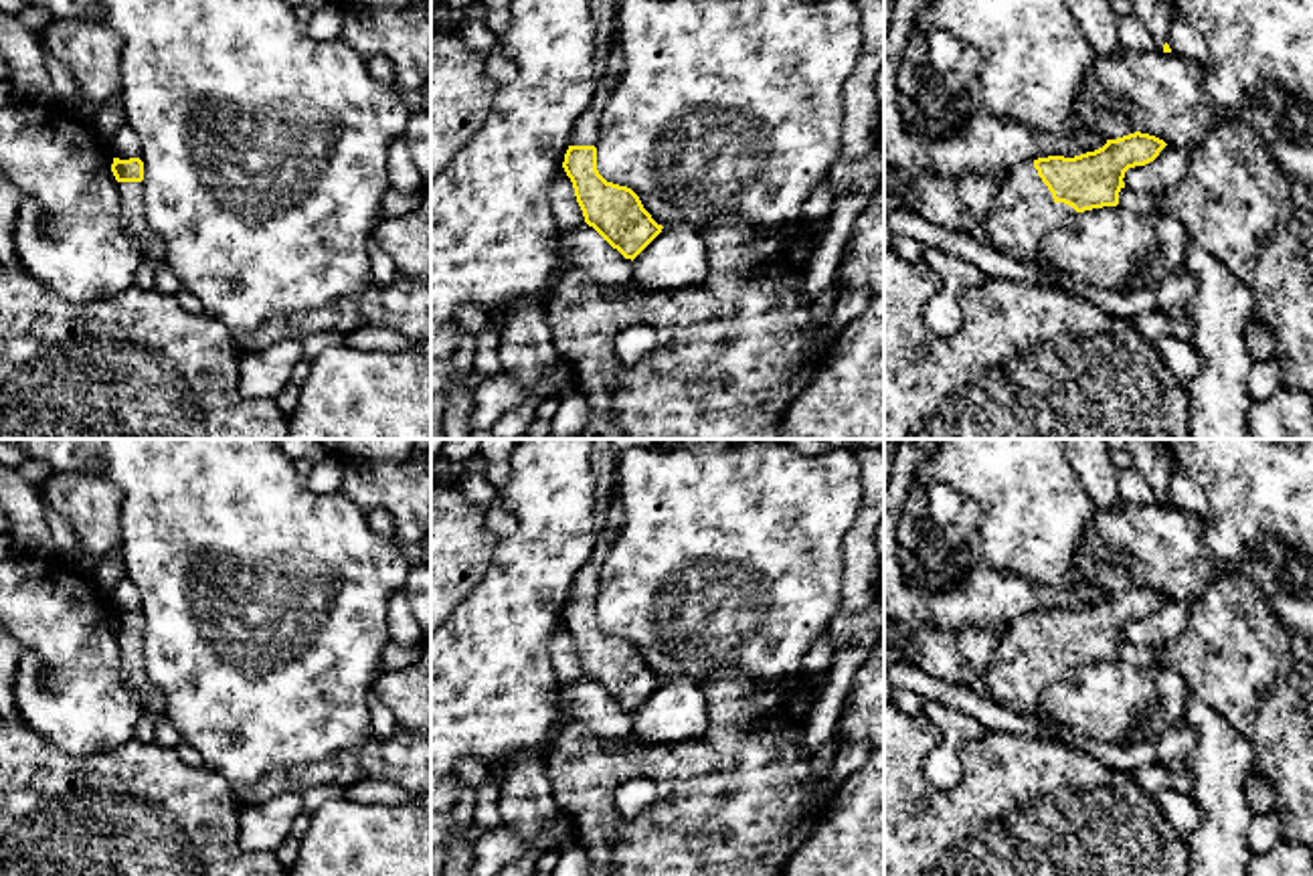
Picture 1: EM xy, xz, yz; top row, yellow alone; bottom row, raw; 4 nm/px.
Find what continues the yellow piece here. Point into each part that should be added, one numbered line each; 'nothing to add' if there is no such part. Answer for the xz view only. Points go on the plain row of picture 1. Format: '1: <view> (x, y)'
1: xz (585, 585)

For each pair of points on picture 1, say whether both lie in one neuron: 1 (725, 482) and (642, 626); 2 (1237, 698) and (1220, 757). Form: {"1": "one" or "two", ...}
{"1": "one", "2": "two"}

